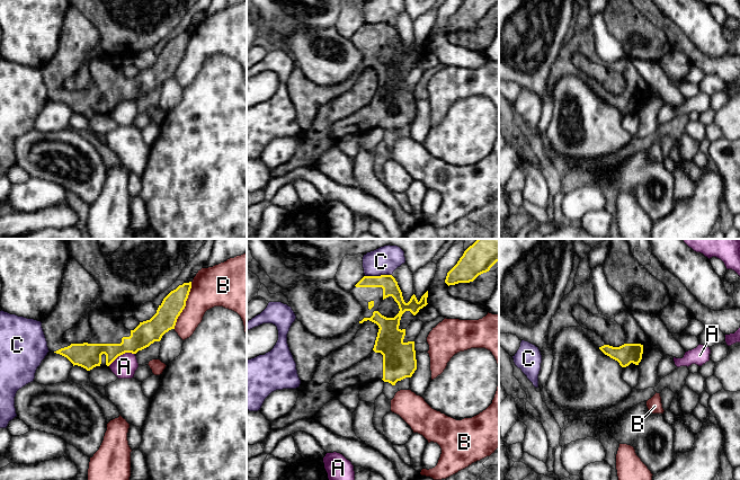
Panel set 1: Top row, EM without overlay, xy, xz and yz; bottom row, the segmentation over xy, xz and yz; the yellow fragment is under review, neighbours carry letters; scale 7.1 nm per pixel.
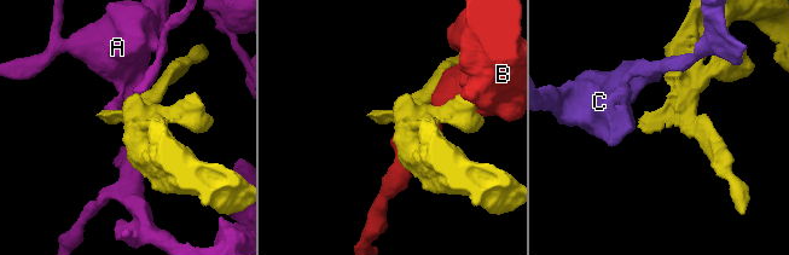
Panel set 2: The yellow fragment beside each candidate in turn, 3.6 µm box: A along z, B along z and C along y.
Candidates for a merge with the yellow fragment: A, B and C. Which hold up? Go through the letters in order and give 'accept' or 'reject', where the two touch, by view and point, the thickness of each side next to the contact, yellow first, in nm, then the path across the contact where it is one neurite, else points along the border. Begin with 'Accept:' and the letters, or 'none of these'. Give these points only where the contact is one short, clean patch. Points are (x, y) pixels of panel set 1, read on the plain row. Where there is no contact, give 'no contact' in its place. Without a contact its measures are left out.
Accept: none of these
A: reject; contact xy (121, 101); calibres 180 and 170 nm
B: reject; contact xy (185, 53); calibres 160 and 280 nm
C: reject; contact xz (377, 24); calibres 120 and 180 nm

